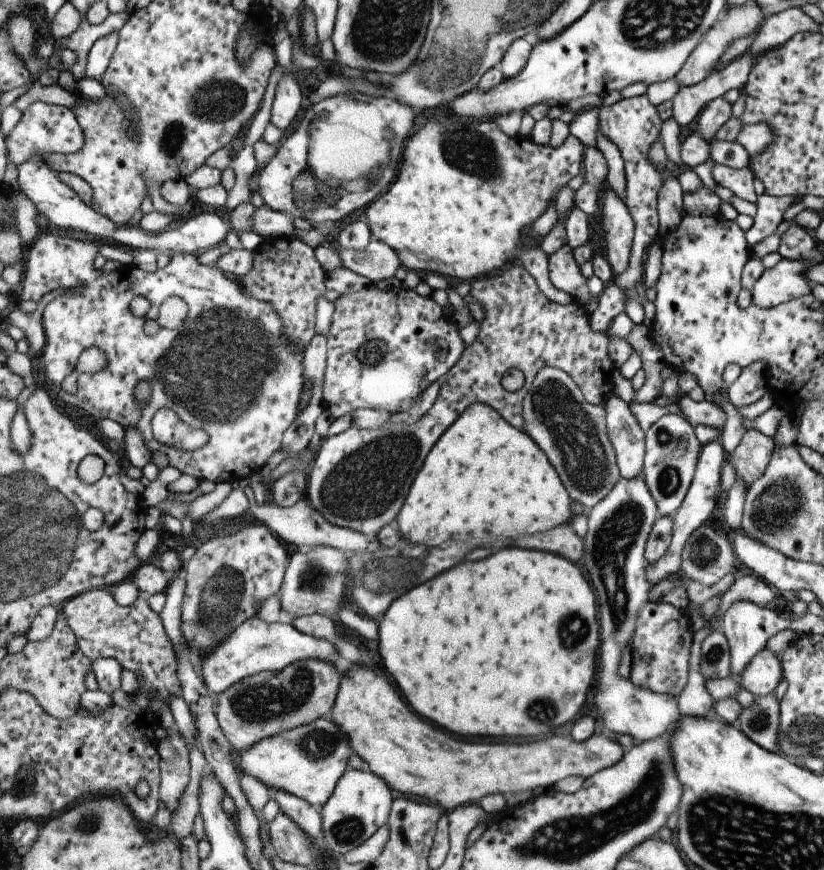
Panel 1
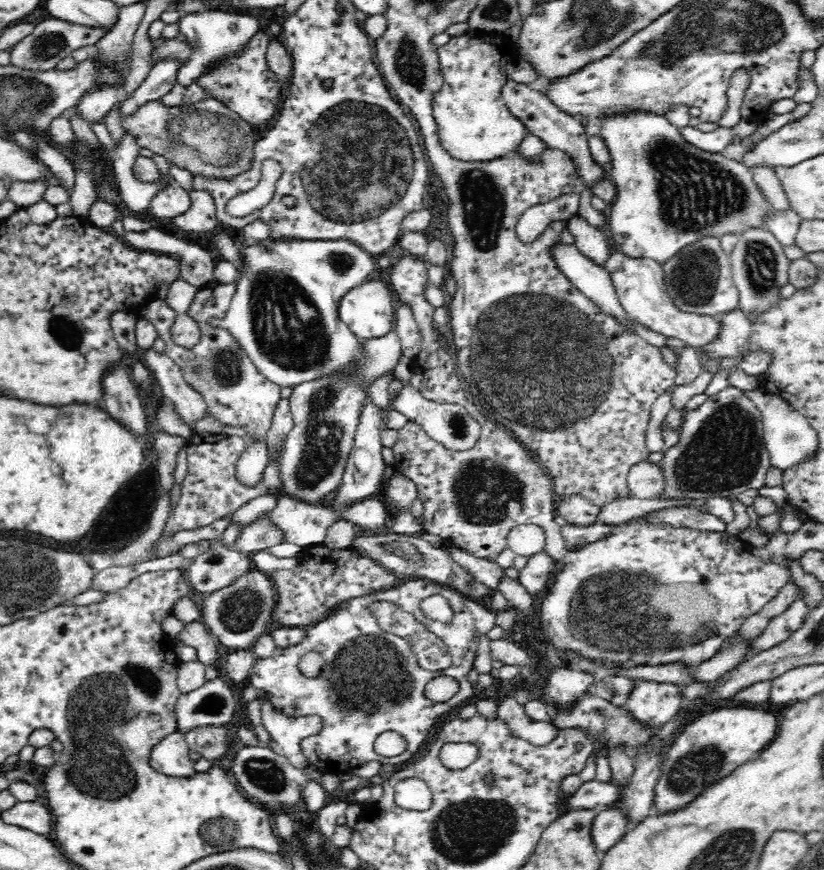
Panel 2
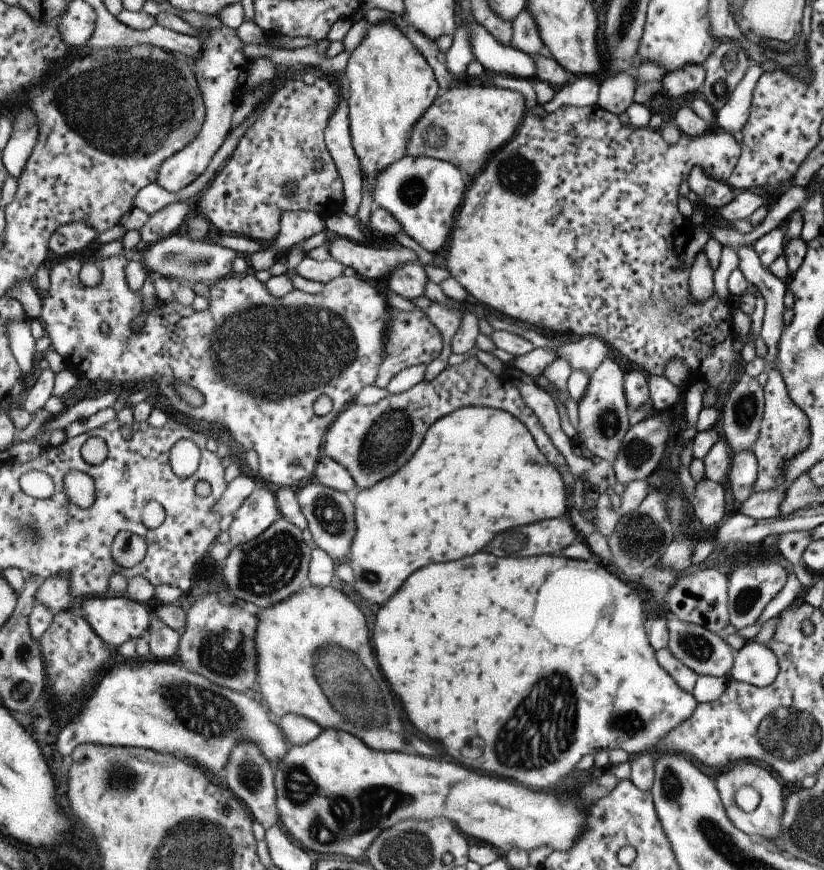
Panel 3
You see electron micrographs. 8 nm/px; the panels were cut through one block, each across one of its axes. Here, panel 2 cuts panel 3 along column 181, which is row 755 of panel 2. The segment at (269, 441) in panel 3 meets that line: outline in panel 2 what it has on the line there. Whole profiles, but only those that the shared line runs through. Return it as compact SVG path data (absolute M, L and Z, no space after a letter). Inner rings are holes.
M408 578L392 590L372 592L370 596L360 596L344 602L340 608L332 610L322 622L310 626L308 636L298 646L276 646L270 658L258 658L258 662L252 666L248 684L252 684L258 692L262 690L272 696L272 706L286 716L322 716L324 728L320 730L320 734L300 740L302 756L310 762L310 766L316 768L316 774L328 772L338 776L354 772L354 768L360 768L362 764L372 760L378 760L382 766L394 764L400 768L420 750L440 716L446 716L452 708L458 708L474 698L476 688L468 682L468 672L474 668L478 642L480 632L476 630L474 616L464 606L464 600L456 590L422 578ZM436 594L446 598L446 602L450 604L454 612L452 622L442 624L426 618L422 610L422 600ZM374 602L392 602L396 608L414 614L420 624L428 626L428 632L436 634L440 640L446 642L452 654L452 666L440 672L418 668L408 642L394 634L388 634L376 624L370 610ZM310 650L318 650L320 654L324 654L328 664L324 674L316 680L302 676L298 670L302 654ZM438 676L452 676L460 684L458 694L444 704L436 704L424 696L426 682ZM384 732L400 734L406 742L406 750L394 758L382 758L376 752L374 744Z

